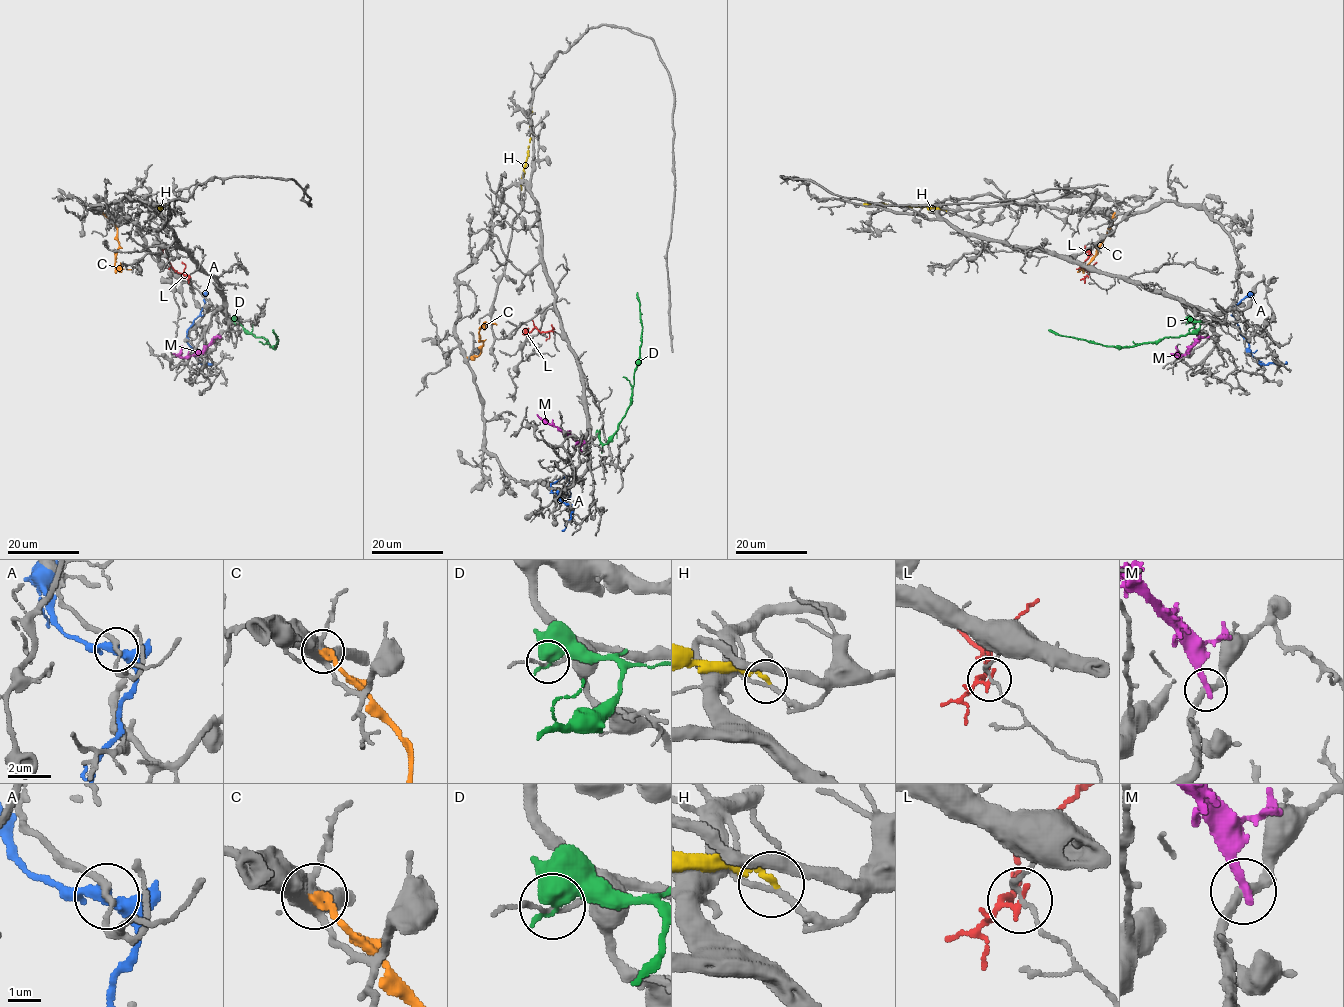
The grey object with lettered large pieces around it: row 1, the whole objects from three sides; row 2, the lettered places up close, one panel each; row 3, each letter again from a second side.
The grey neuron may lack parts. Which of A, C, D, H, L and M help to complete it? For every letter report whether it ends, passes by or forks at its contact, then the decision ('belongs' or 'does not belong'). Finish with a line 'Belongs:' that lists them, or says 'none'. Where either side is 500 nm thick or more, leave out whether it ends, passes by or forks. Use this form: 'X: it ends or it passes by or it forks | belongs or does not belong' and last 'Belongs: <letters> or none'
A: it passes by | does not belong
C: it ends | does not belong
D: does not belong
H: it ends | does not belong
L: it passes by | does not belong
M: it ends | does not belong
Belongs: none

